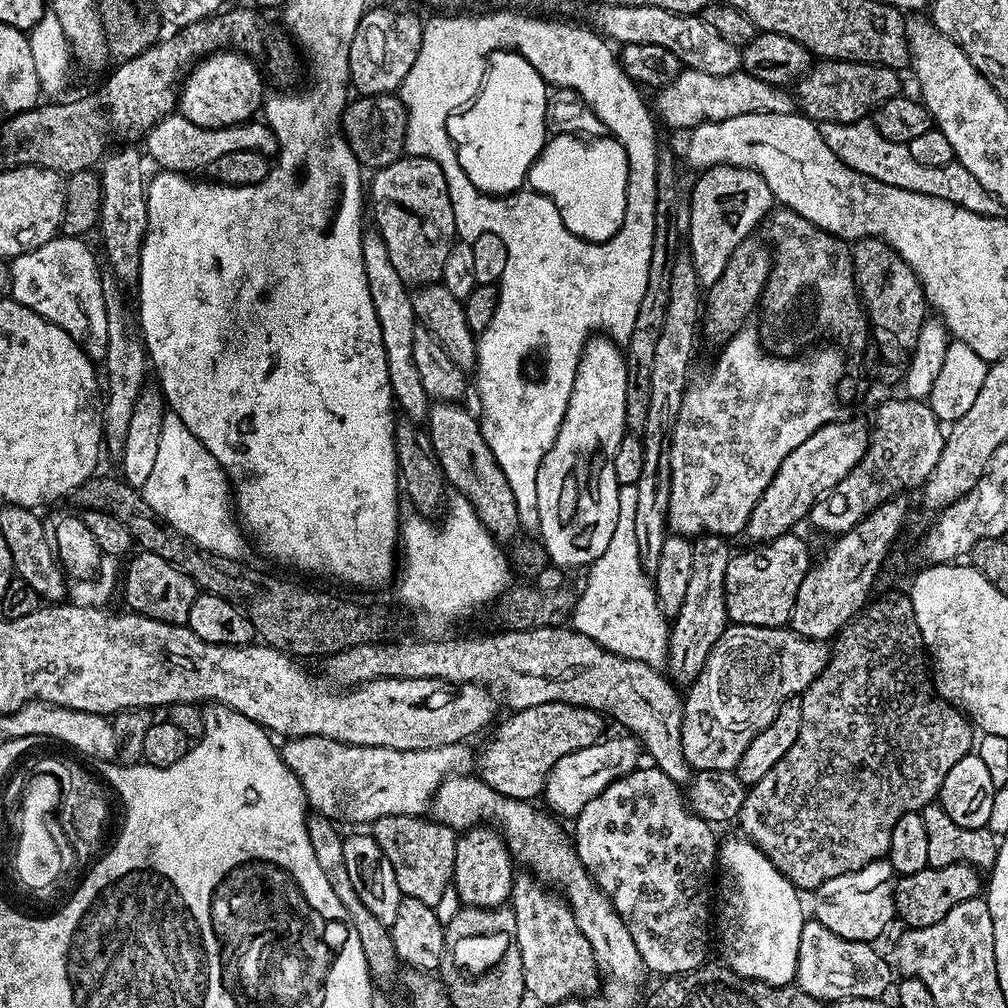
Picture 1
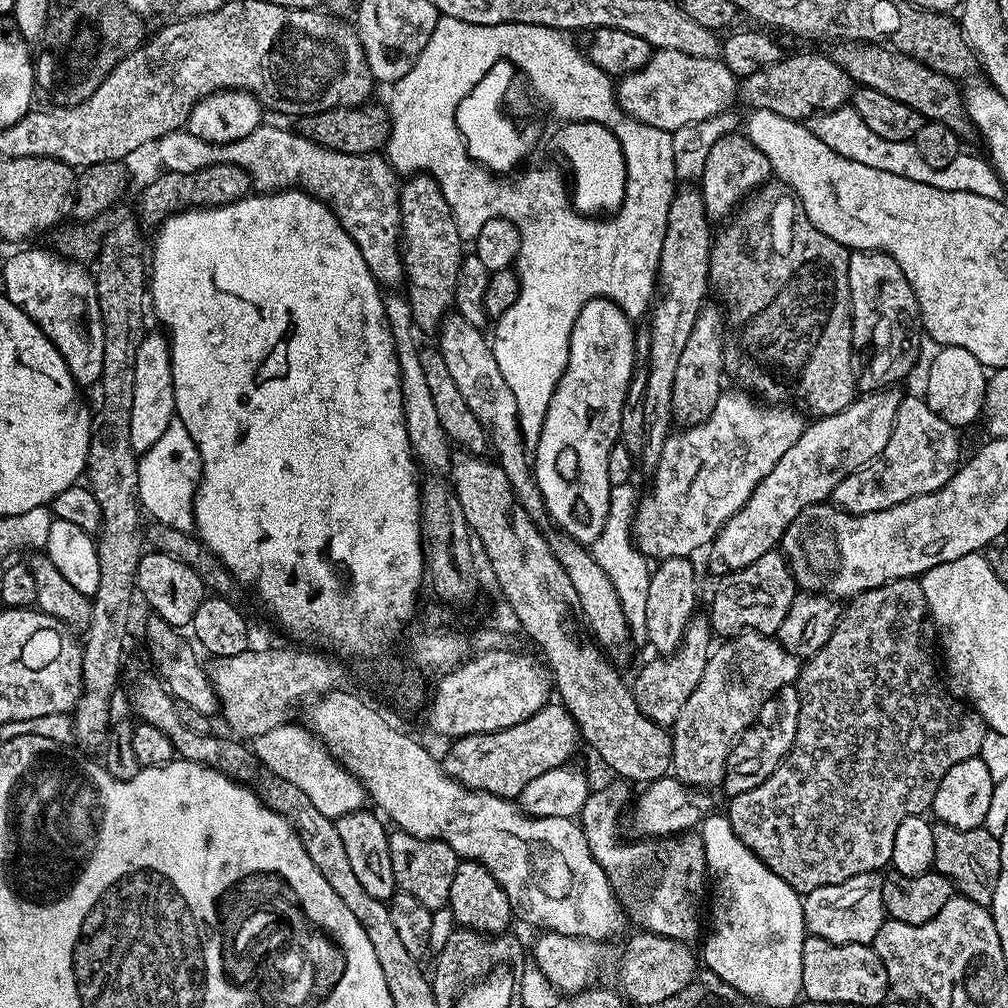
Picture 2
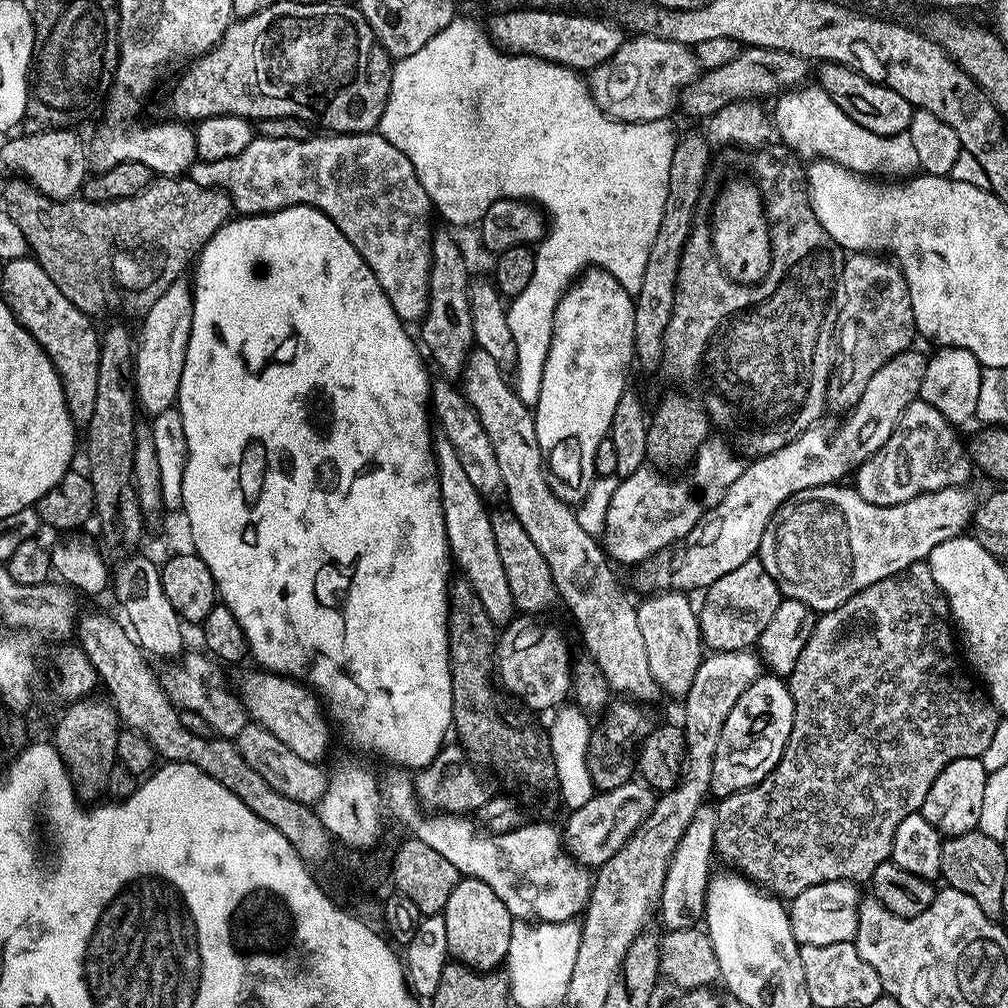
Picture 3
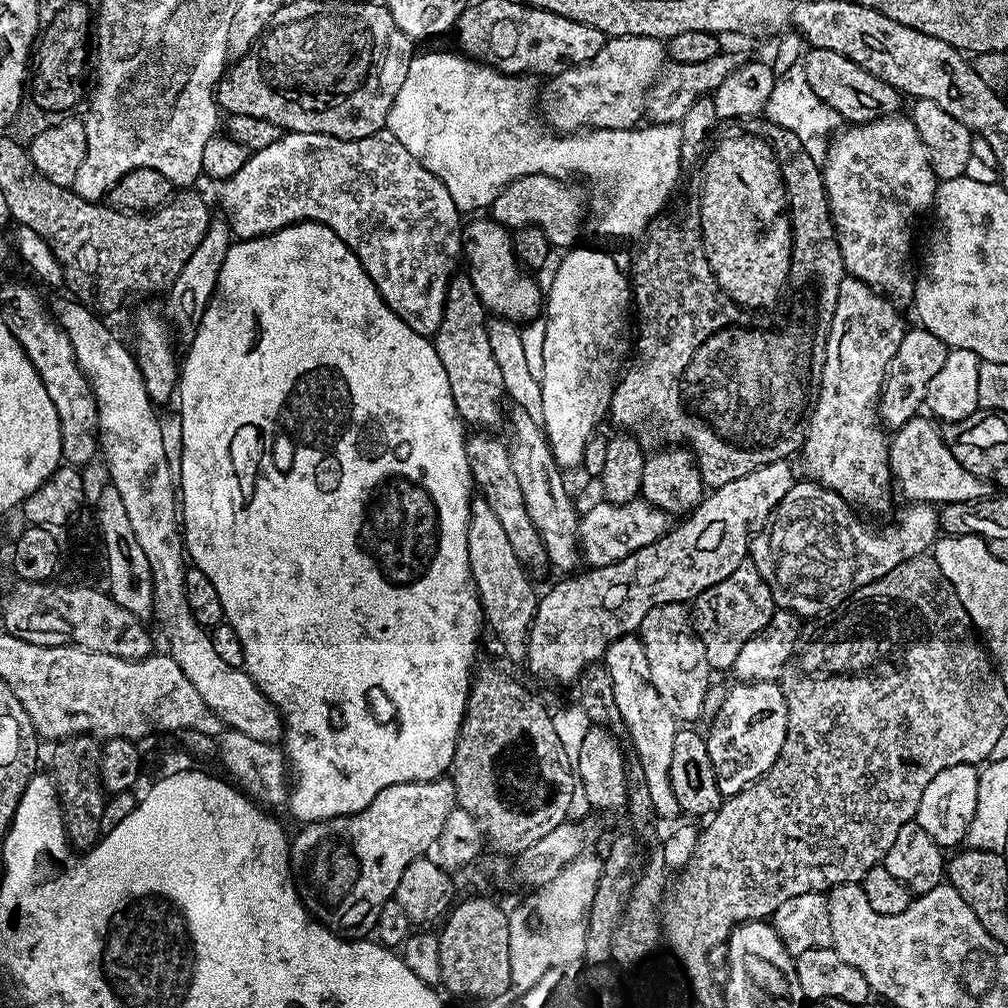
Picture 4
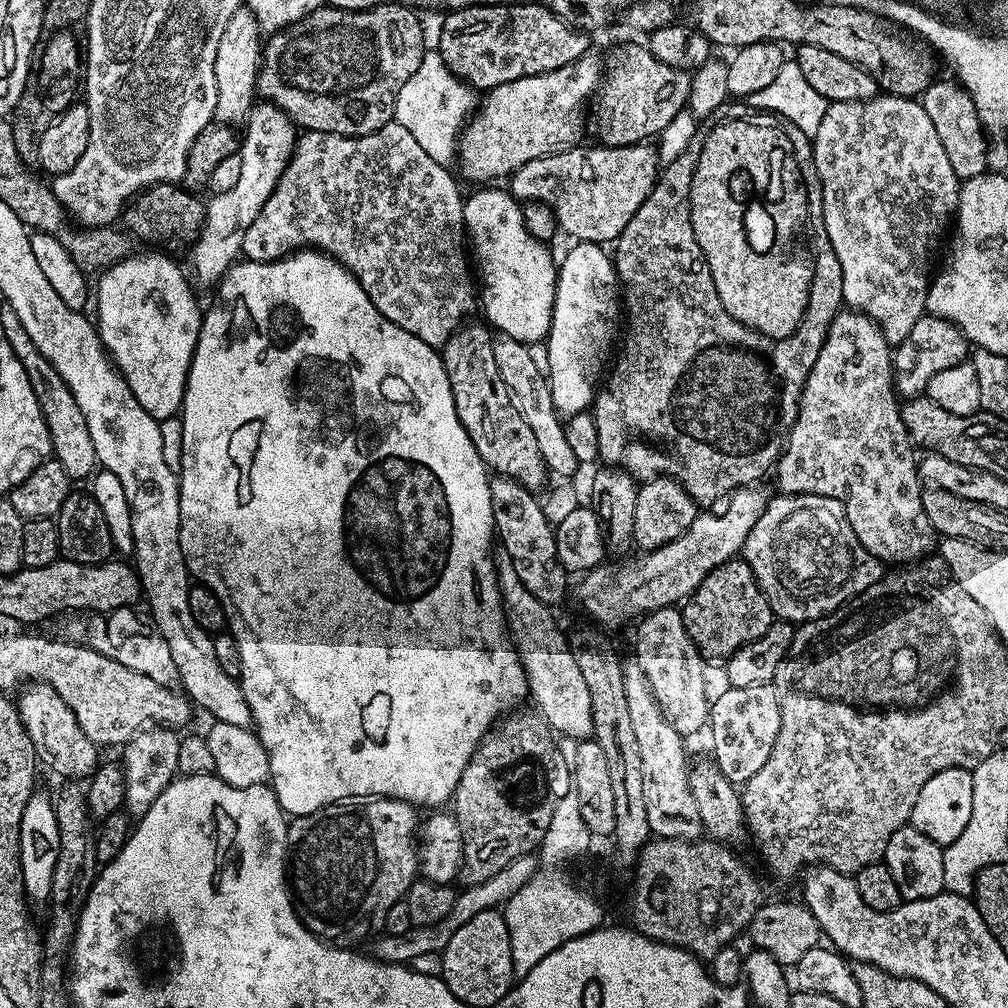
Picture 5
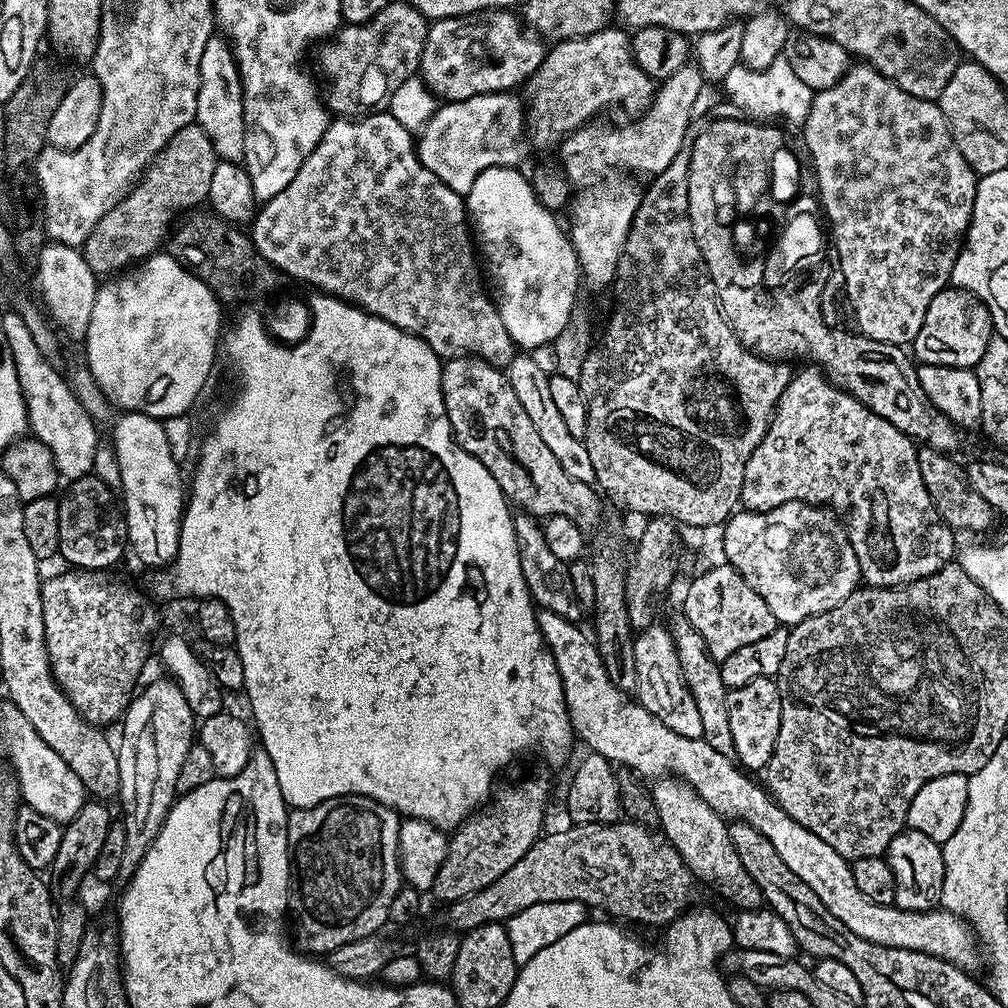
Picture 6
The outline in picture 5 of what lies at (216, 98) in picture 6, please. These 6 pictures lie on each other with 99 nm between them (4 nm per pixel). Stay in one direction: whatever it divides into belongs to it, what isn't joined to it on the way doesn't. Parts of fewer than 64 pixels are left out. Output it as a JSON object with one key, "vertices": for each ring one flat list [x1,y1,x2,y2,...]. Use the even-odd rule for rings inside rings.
{"vertices":[[242,6,234,14,234,18,230,18,230,22,226,22,226,30,222,30,222,38,218,41,218,58,214,58,214,74,218,82,215,119,219,123,240,126,247,121,248,113,252,111,254,101,258,96,256,75,260,72,261,59,262,33,260,27,252,11,247,6]]}

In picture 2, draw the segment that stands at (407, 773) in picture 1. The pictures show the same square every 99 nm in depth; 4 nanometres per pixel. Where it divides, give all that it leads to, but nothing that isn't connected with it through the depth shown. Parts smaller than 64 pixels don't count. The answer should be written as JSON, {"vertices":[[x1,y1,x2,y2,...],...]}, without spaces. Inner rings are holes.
{"vertices":[[296,723,279,724,274,726,274,730,266,730,266,734,258,734,251,741,252,753,256,755,261,769,298,786,298,790,303,790,313,806,326,814,326,818,337,821,347,812,361,811,366,804,363,784,329,752,315,734]]}

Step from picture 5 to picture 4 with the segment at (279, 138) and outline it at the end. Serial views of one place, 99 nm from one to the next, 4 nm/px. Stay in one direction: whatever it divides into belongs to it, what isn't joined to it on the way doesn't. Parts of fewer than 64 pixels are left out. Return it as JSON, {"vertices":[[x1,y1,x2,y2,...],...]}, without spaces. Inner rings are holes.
{"vertices":[[220,218,213,219,202,238,202,242,198,242,198,248,194,250,194,254,190,254,186,266,182,266,182,274,178,274,178,278,168,289,166,293,168,301,165,302,162,312,174,333,175,339,179,343,181,340,181,345,191,344,196,336,198,326,202,322,202,314,216,289,218,274,222,270,222,262,226,258,228,247,233,243,234,237,228,220,224,218,221,220]]}

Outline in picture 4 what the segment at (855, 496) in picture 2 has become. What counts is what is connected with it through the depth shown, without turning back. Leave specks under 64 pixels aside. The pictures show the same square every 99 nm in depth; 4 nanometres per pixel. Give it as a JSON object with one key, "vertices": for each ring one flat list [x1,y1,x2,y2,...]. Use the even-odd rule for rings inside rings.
{"vertices":[[924,414,913,416,901,428,895,429,888,445,888,465,892,468,895,487,900,487,908,502,933,506,974,504,977,500,991,497,994,492,992,484,975,477,962,466,962,462,958,462,958,458,954,458,954,454,950,454,950,446,946,446,943,435,938,431,937,421]]}

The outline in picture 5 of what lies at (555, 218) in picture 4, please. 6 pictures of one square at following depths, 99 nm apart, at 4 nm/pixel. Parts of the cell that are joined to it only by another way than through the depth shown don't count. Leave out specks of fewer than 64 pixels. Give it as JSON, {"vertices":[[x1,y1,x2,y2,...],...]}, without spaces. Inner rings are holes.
{"vertices":[[648,142,584,147,567,148,564,152,526,162,526,166,512,173,510,191,521,202,550,206,556,215,559,231,573,236,573,241,604,246,607,240,608,243,615,241,656,185,658,152]]}

